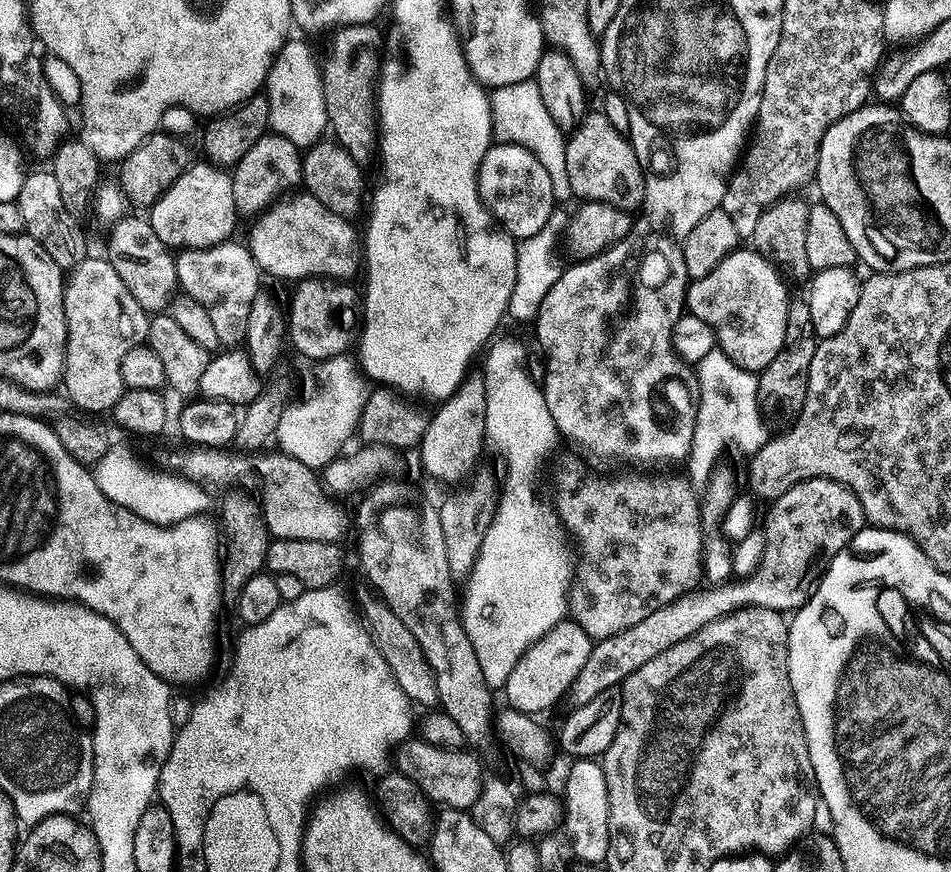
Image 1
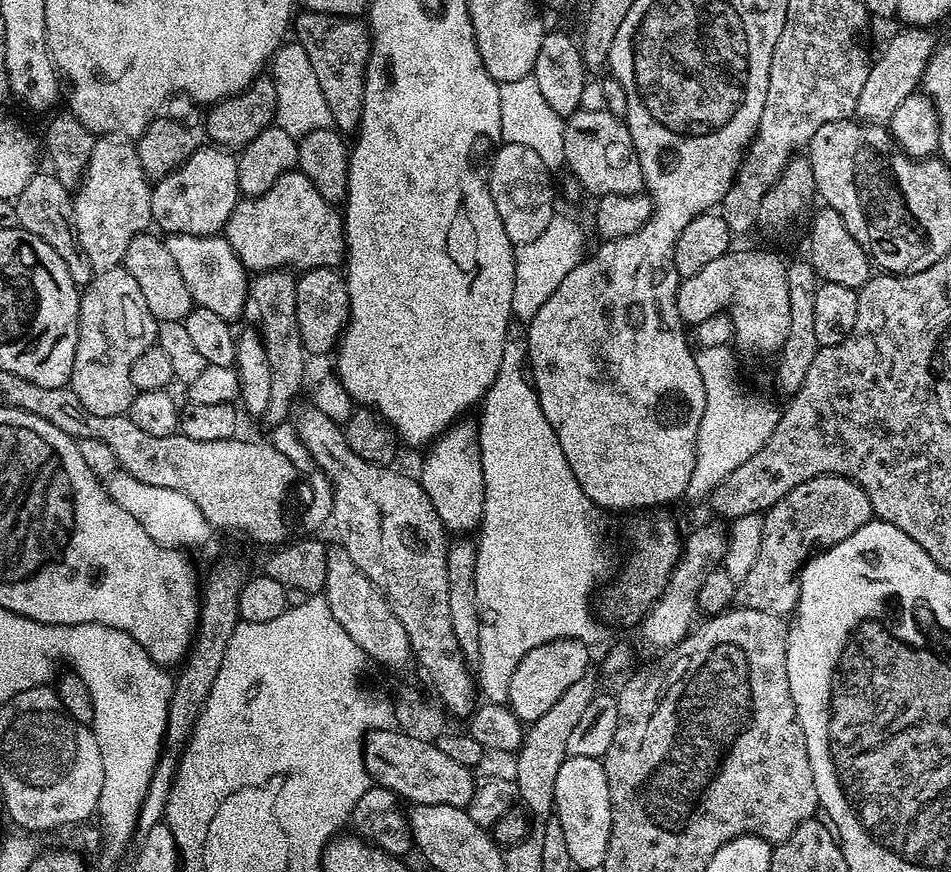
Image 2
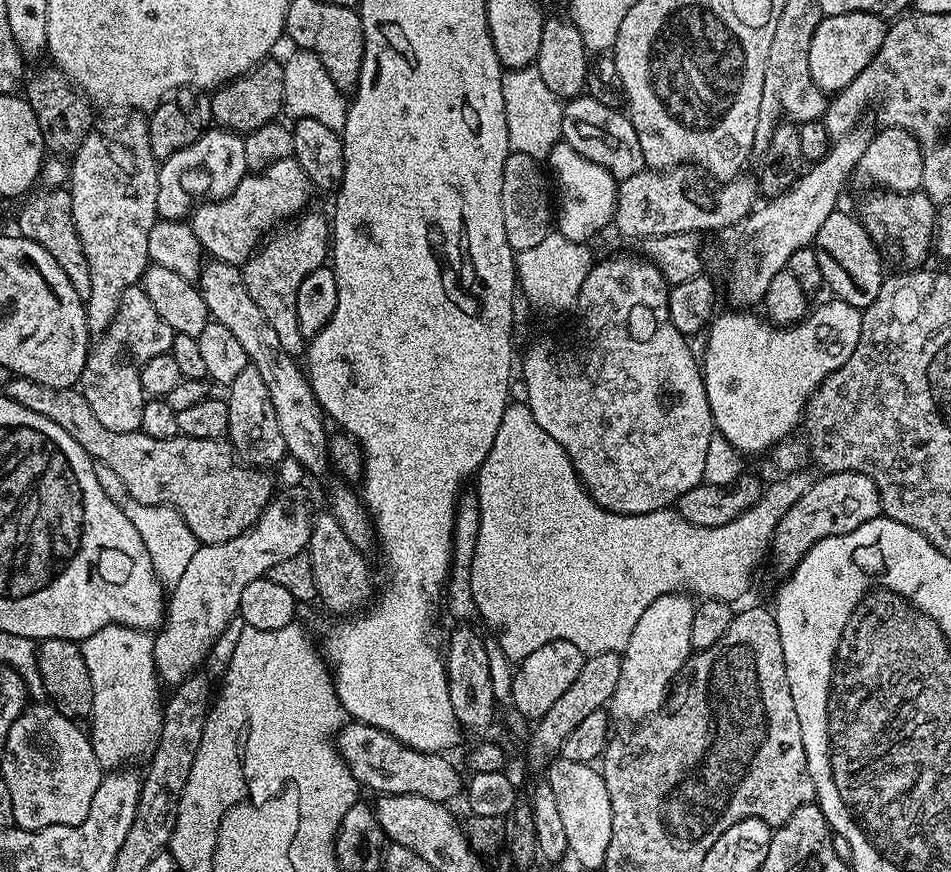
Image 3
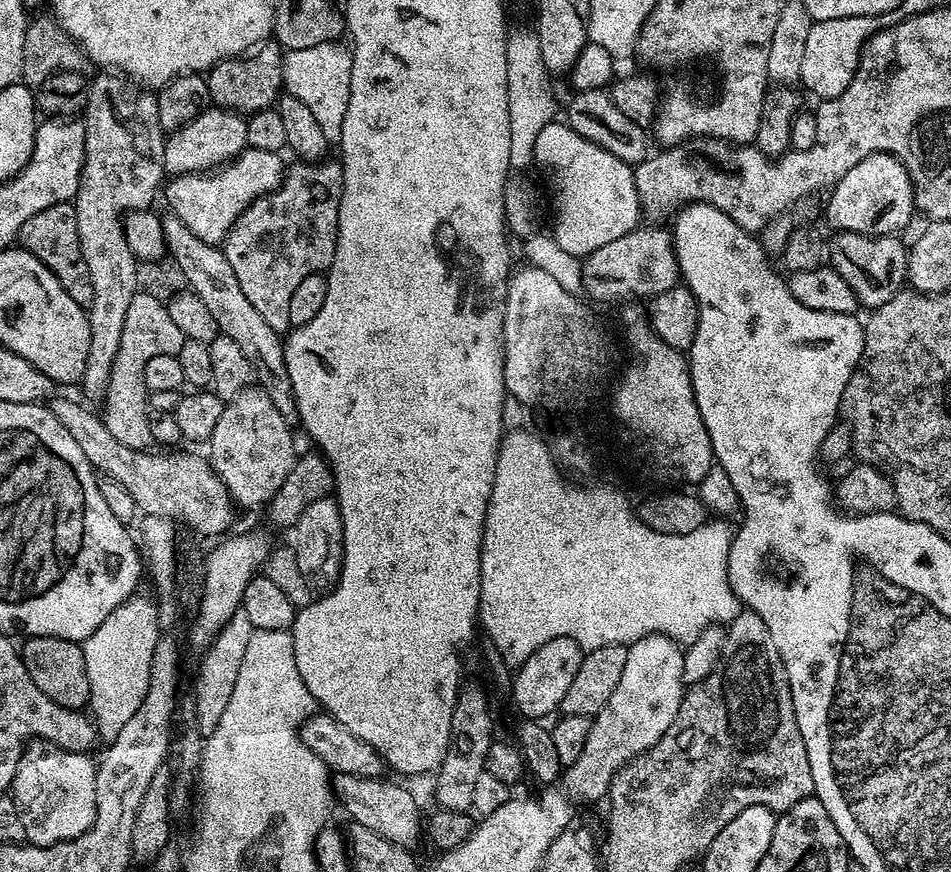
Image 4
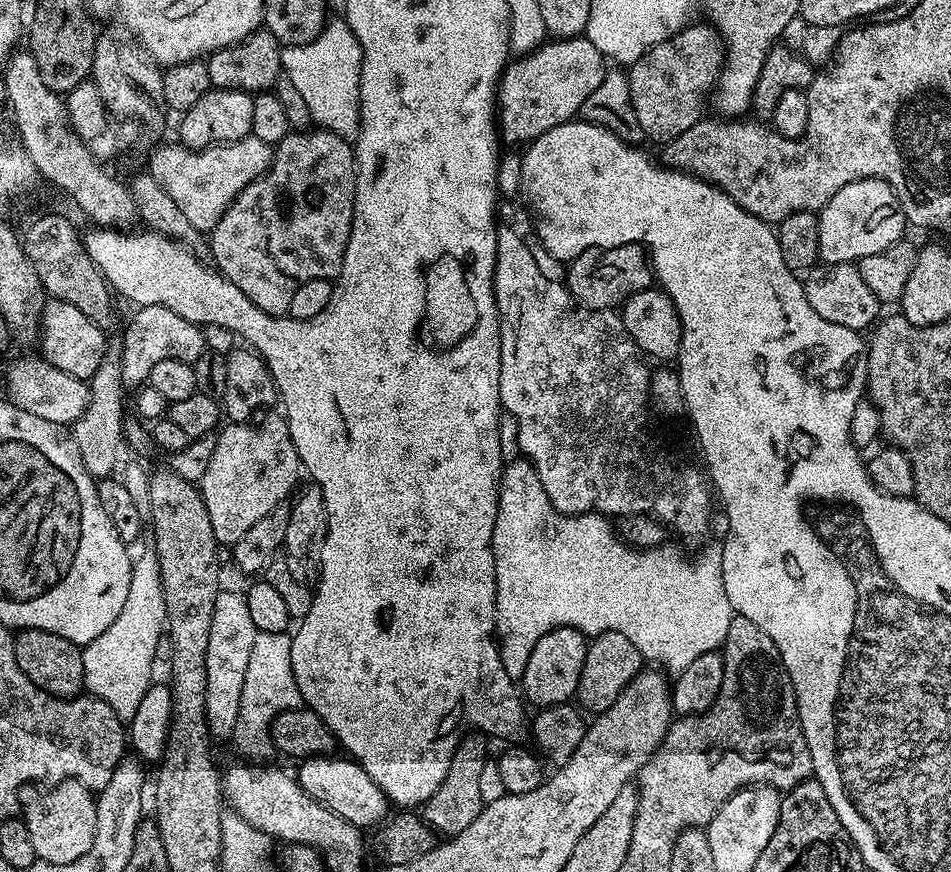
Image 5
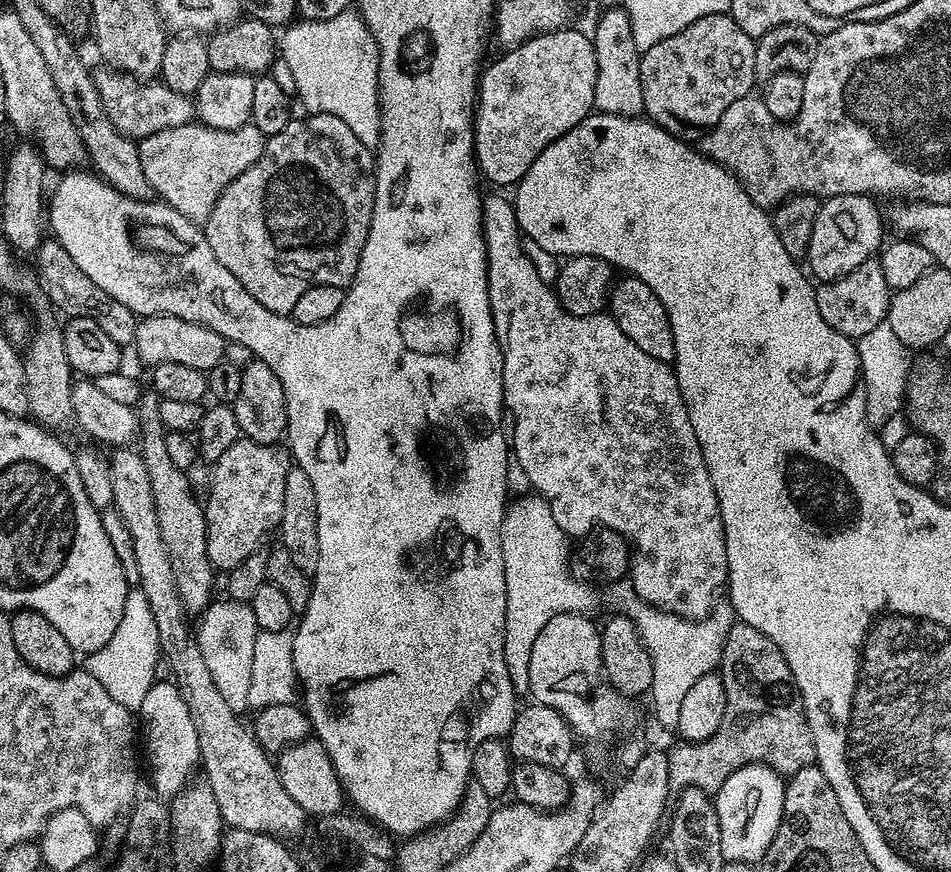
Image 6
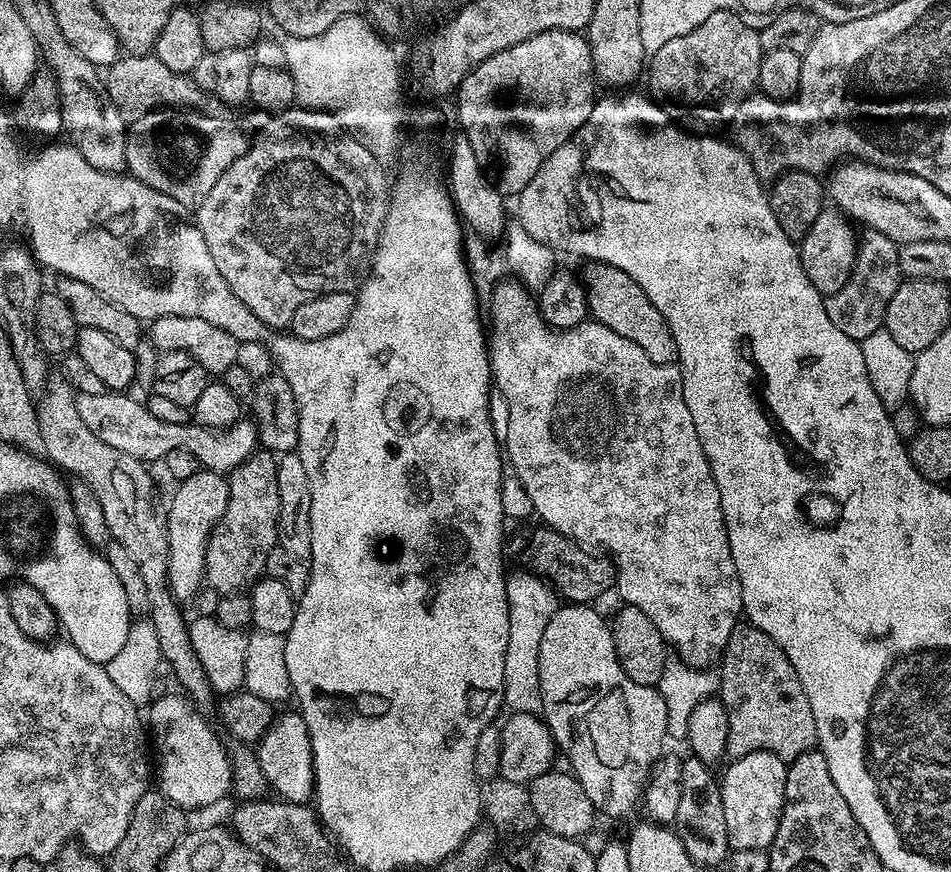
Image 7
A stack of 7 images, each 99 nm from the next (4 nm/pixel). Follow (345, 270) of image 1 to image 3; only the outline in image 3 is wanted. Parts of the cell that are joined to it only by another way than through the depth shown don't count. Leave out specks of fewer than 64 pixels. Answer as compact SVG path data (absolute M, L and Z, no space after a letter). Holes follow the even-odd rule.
M289 158L286 160L275 160L268 167L253 171L251 174L244 176L238 186L229 196L209 199L207 202L200 202L193 207L190 213L190 223L194 234L200 242L201 249L205 253L209 252L212 260L221 260L227 264L243 266L258 245L273 231L275 220L287 221L289 218L295 218L305 211L308 199L314 193L314 187L302 166L296 159Z

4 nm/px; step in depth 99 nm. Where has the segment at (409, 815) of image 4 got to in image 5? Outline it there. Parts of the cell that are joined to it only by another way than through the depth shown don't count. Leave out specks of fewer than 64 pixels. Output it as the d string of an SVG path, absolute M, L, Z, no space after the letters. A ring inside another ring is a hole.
M339 755L309 756L299 765L298 779L302 790L310 798L320 801L338 818L346 818L355 828L372 830L384 823L390 812L390 801L376 783L362 770L360 764L351 758L339 760ZM389 808L389 809L388 809ZM369 828L369 829L368 829Z

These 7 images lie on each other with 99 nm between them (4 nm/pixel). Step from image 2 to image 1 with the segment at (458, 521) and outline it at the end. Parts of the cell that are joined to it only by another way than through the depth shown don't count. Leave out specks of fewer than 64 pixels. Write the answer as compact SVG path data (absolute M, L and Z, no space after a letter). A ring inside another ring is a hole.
M471 369L458 390L447 397L428 421L428 426L418 446L425 470L434 478L452 478L466 473L476 462L486 445L486 388L483 371Z

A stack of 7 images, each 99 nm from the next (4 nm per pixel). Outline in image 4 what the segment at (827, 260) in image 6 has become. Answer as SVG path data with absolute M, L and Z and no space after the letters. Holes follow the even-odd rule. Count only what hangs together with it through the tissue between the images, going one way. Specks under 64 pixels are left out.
M875 152L870 154L870 158L862 158L862 162L858 162L858 166L854 166L854 170L846 170L846 174L832 185L827 196L828 220L836 230L863 236L890 236L903 233L903 228L911 222L912 216L914 217L910 174L904 163L888 152Z

